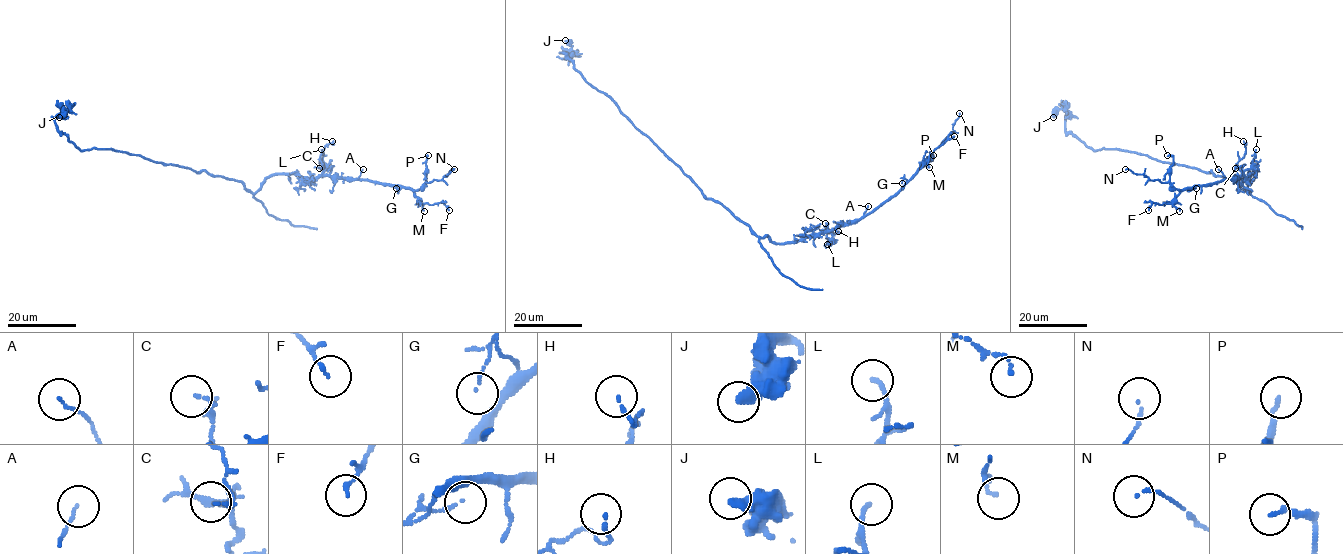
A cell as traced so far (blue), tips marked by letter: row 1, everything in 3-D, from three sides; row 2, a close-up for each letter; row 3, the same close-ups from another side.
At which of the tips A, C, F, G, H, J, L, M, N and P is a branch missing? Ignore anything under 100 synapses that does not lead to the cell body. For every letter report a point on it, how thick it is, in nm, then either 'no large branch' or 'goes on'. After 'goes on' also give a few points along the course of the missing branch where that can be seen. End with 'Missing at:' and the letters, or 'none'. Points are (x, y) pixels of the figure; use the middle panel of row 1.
A: place (868, 206); calibre 80 nm; no large branch
C: place (825, 223); calibre 110 nm; no large branch
F: place (954, 136); calibre 130 nm; no large branch
G: place (902, 183); calibre 90 nm; no large branch
H: place (838, 231); calibre 120 nm; no large branch
J: place (565, 40); calibre 320 nm; no large branch
L: place (827, 244); calibre 150 nm; no large branch
M: place (929, 167); calibre 100 nm; no large branch
N: place (959, 113); calibre 100 nm; no large branch
P: place (933, 155); calibre 150 nm; no large branch
Missing at: none

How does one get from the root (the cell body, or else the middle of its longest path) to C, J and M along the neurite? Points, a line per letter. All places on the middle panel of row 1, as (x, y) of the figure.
C: (742, 222), (759, 237), (766, 235), (778, 244), (796, 243), (824, 233), (828, 231), (825, 223)
J: (742, 222), (706, 198), (607, 95), (585, 79), (561, 52), (571, 48), (565, 40)
M: (742, 222), (778, 244), (802, 241), (857, 222), (890, 200), (921, 163), (927, 160), (929, 167)

